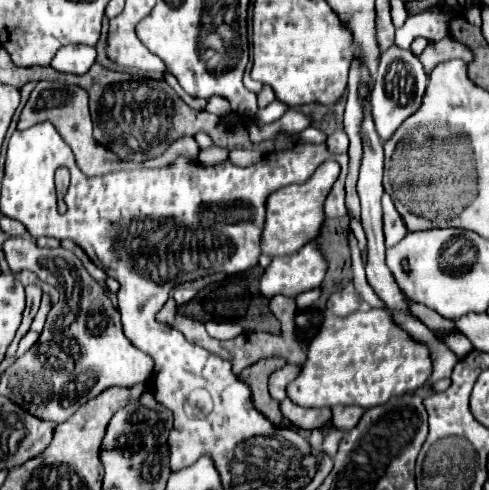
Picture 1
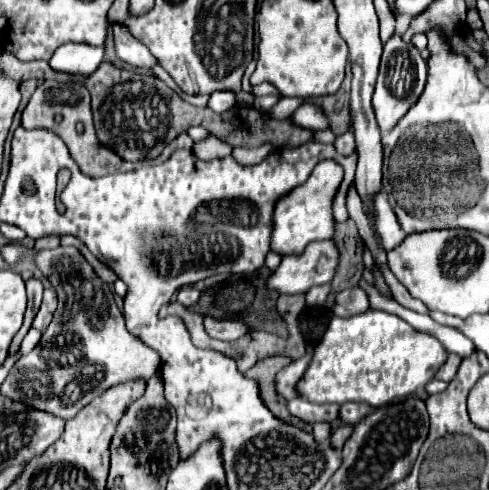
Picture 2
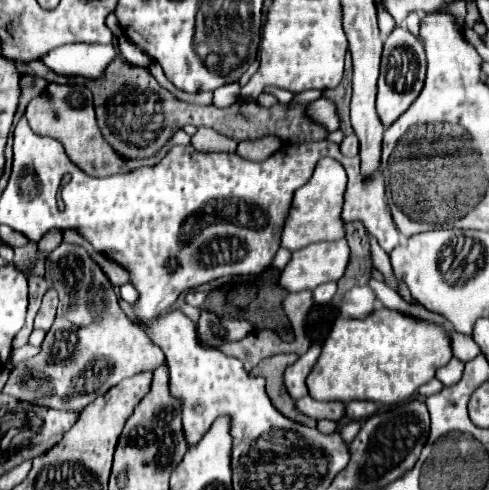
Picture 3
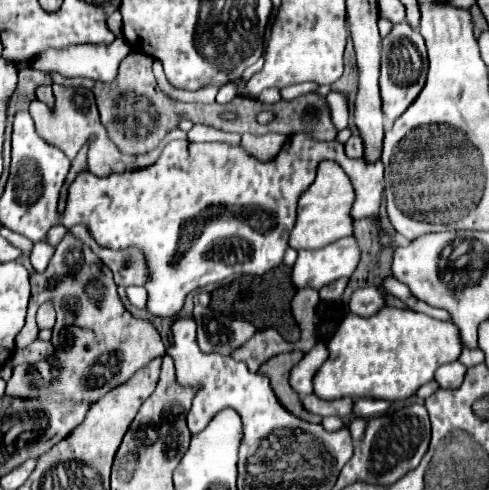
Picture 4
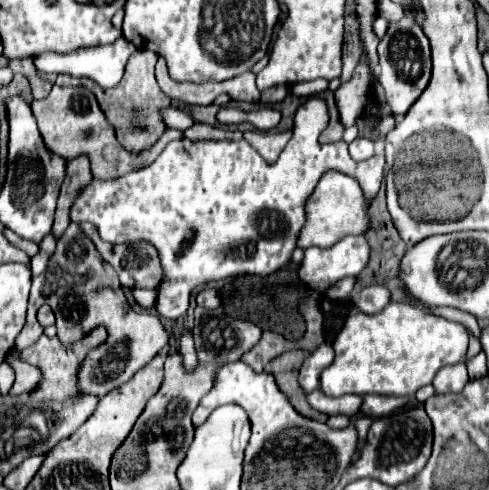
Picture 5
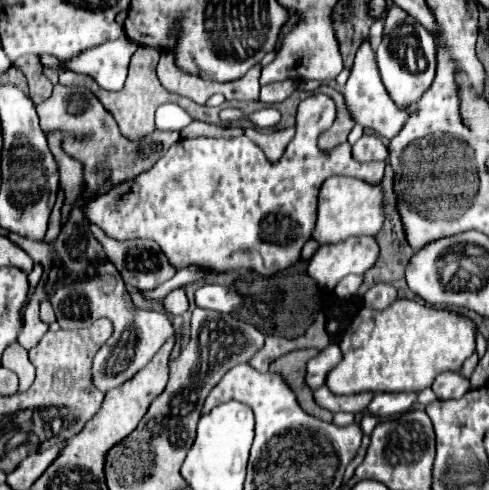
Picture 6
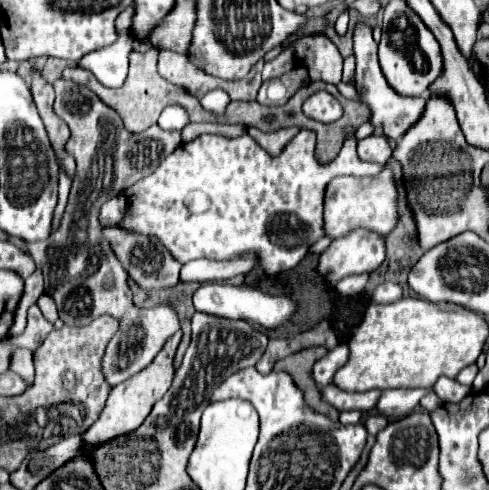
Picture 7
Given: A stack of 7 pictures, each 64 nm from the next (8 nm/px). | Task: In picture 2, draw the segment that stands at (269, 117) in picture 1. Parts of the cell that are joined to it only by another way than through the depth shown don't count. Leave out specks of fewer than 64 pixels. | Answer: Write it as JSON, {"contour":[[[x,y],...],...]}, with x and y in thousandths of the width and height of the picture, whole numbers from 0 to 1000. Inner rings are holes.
{"contour":[[[577,200],[550,229],[558,243],[577,245],[591,239],[618,214],[616,200]]]}

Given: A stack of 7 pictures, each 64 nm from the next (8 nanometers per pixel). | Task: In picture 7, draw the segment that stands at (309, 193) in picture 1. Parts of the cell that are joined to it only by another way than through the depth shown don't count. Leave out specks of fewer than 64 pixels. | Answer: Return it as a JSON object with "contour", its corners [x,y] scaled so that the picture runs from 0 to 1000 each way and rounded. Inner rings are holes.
{"contour":[[[789,339],[765,363],[683,363],[667,380],[663,396],[663,473],[679,490],[716,478],[720,469],[744,465],[769,478],[793,478],[814,449],[810,433],[810,376],[798,339]]]}

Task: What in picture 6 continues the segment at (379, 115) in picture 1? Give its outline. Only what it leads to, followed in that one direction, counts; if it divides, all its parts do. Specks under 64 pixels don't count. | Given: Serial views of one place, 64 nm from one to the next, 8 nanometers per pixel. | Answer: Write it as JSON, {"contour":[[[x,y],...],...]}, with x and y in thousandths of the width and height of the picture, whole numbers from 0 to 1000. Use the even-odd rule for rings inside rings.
{"contour":[[[798,12],[785,33],[785,73],[777,94],[769,98],[769,127],[777,143],[777,159],[789,176],[789,188],[818,220],[838,220],[851,212],[863,192],[879,180],[892,151],[892,86],[888,73],[843,41],[826,20]]]}

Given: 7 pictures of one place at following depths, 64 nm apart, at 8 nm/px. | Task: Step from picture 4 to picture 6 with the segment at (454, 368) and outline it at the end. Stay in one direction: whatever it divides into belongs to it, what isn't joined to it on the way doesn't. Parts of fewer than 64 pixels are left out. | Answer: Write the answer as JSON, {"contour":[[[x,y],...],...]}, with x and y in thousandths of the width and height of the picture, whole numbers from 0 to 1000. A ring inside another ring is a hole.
{"contour":[[[912,755],[904,763],[892,767],[883,796],[896,812],[912,816],[912,812],[941,812],[949,800],[957,800],[961,776],[941,759],[941,755]]]}

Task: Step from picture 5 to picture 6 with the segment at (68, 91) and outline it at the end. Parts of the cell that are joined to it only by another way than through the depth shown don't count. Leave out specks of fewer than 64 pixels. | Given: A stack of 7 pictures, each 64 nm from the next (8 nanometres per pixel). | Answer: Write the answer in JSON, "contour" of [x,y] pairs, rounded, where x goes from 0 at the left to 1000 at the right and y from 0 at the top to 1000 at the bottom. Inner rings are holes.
{"contour":[[[115,171],[106,196],[74,212],[74,229],[90,273],[102,278],[106,269],[127,269],[127,306],[172,335],[180,392],[213,392],[213,384],[229,384],[229,376],[245,376],[270,359],[282,359],[282,351],[299,351],[327,322],[327,314],[348,302],[348,294],[368,286],[368,269],[327,265],[303,278],[303,286],[254,286],[237,245],[229,245],[229,233],[217,229],[204,204],[168,176]]]}

